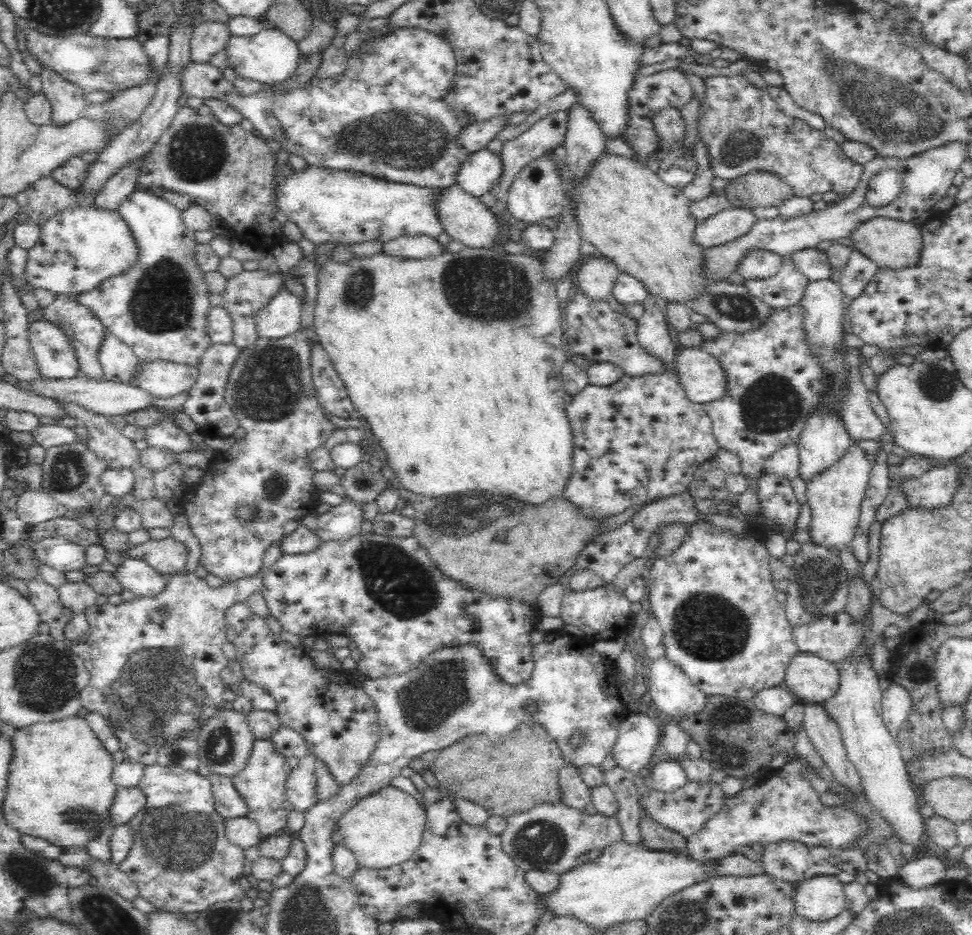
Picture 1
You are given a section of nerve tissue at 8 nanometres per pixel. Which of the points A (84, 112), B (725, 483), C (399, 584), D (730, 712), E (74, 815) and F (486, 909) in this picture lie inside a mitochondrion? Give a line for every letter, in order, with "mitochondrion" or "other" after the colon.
A: other
B: other
C: mitochondrion
D: mitochondrion
E: mitochondrion
F: mitochondrion

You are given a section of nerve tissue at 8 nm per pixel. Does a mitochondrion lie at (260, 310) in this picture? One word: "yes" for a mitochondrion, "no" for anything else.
no

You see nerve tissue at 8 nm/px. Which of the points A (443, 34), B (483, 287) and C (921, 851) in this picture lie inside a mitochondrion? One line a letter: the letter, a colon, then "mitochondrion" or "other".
A: other
B: mitochondrion
C: other

